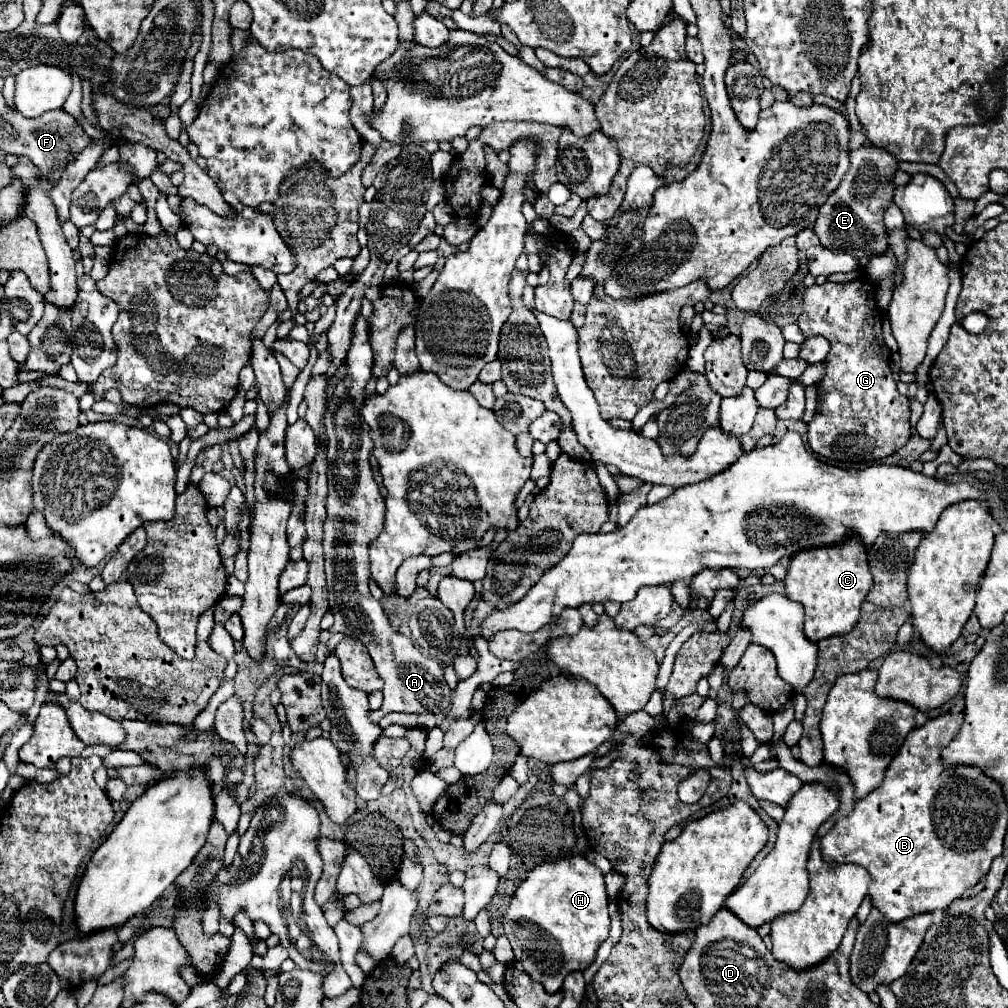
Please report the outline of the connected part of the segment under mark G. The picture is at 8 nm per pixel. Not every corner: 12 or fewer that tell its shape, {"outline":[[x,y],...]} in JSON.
{"outline":[[876,283],[812,285],[796,325],[830,341],[814,453],[868,463],[910,439]]}

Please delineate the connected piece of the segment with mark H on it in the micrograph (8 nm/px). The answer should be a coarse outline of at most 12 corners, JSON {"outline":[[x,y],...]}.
{"outline":[[542,863],[504,915],[544,991],[584,971],[610,931],[602,871]]}

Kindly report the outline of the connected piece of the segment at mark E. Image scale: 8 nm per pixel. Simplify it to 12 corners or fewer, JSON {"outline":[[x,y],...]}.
{"outline":[[874,145],[814,223],[822,247],[862,257],[884,251],[884,207],[898,161]]}

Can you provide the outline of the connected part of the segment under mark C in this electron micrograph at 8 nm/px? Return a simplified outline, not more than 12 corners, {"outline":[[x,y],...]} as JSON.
{"outline":[[858,537],[800,551],[786,597],[806,639],[846,635],[872,587]]}

